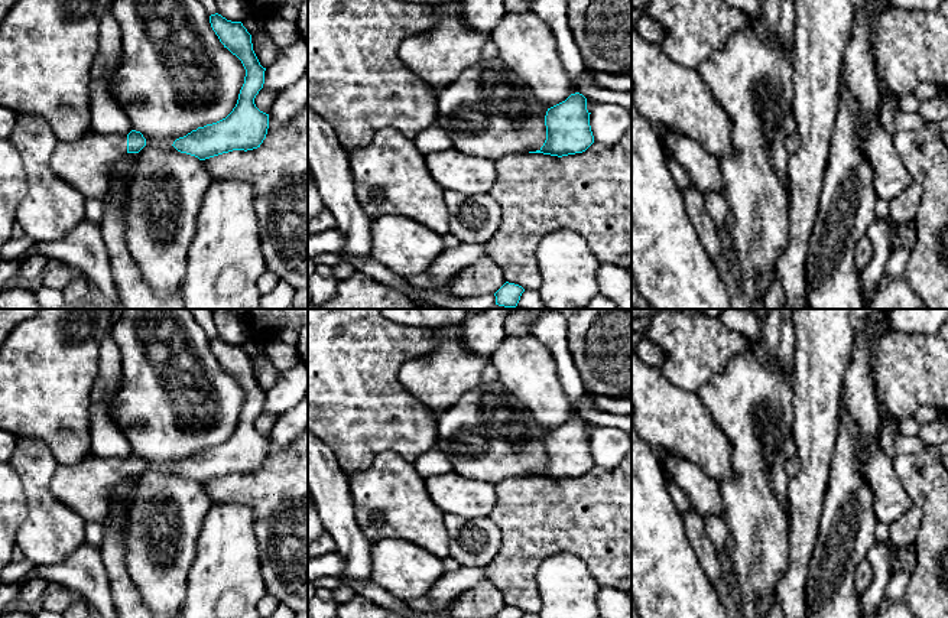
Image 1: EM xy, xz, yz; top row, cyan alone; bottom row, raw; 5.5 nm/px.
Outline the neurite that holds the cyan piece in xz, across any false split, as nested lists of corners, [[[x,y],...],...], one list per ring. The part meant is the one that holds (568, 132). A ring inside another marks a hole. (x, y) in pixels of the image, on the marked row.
[[[579,92],[571,94],[565,101],[548,108],[546,140],[539,150],[529,153],[562,157],[585,152],[594,143],[590,114],[587,98]]]

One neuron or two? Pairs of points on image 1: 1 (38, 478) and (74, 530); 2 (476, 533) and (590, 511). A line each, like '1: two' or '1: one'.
1: one
2: two

